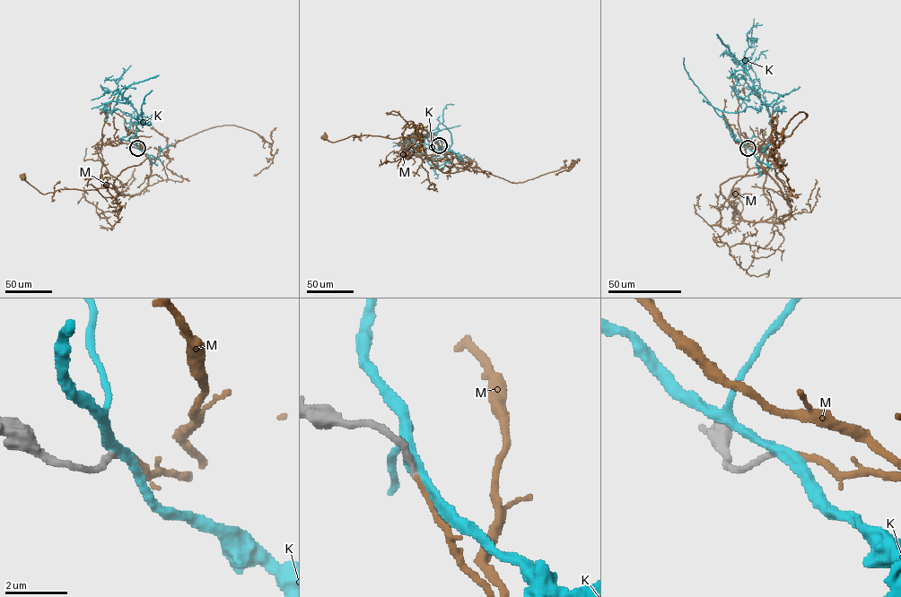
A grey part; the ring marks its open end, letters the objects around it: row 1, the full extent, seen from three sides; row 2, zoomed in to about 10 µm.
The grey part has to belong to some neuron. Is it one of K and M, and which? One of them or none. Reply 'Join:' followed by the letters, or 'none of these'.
Join: none of these

